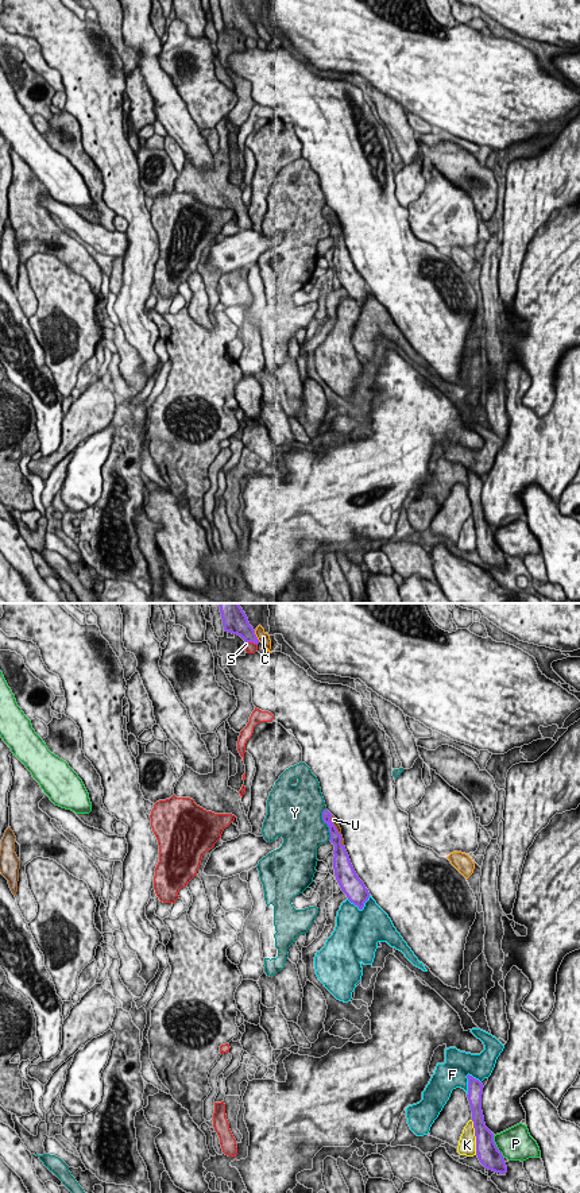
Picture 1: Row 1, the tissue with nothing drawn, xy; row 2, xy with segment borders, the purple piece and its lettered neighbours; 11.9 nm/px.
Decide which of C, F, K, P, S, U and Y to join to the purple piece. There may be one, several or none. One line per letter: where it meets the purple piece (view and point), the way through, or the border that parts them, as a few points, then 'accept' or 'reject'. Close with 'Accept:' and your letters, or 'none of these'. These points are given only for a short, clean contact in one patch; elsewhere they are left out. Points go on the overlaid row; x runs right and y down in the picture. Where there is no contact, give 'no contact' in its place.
C: contact xy (255, 636); reject
F: contact xy (468, 1084); reject
K: contact xy (476, 1138); reject
P: contact xy (497, 1147); reject
S: contact xy (252, 641); reject
U: contact xy (336, 830); way xy (336, 838), (336, 830), (333, 819); accept
Y: contact xy (327, 823); reject
Accept: U

